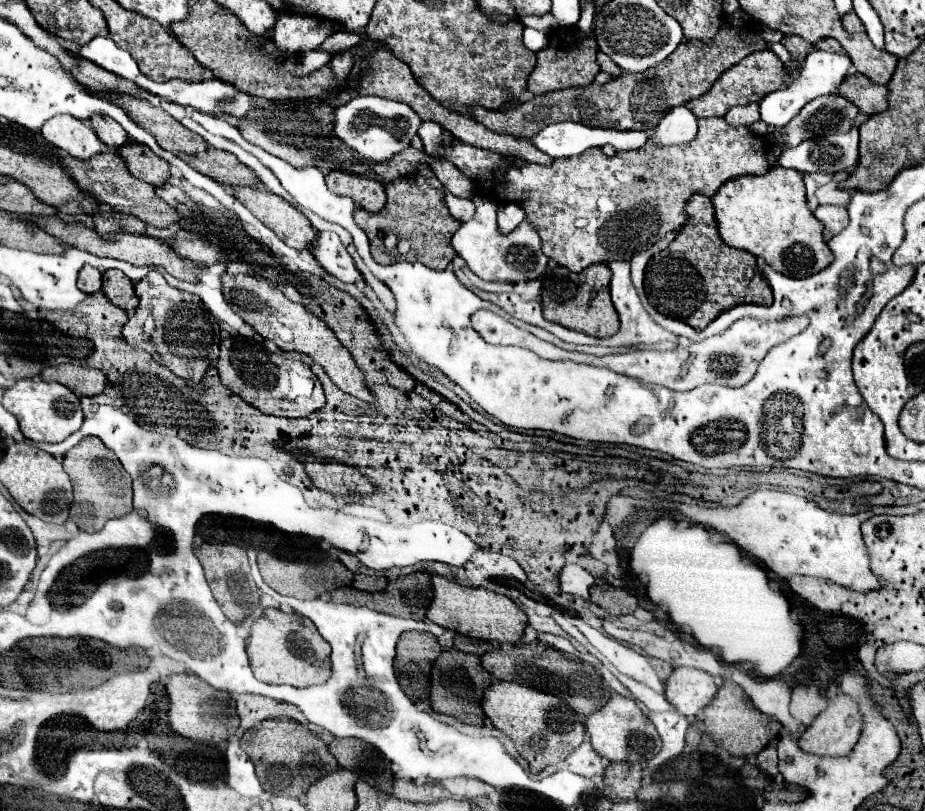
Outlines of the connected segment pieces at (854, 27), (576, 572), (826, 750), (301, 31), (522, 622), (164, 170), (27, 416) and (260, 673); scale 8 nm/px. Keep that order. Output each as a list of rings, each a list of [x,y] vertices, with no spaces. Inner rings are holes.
[[[848,12],[848,16],[842,16],[842,26],[846,32],[854,34],[854,32],[864,32],[864,26],[860,24],[858,16],[854,12]]]
[[[566,564],[560,572],[560,588],[566,594],[588,600],[588,588],[594,584],[594,576],[578,564]]]
[[[838,692],[836,696],[828,698],[826,710],[822,710],[814,718],[814,722],[808,726],[808,730],[800,736],[800,748],[820,756],[846,756],[858,742],[862,726],[864,726],[864,720],[862,720],[858,704],[848,694]]]
[[[280,14],[272,30],[272,38],[276,48],[300,54],[306,50],[316,50],[338,28],[338,24],[332,24],[332,20],[326,18]]]
[[[432,574],[432,586],[434,586],[434,600],[426,616],[434,624],[480,640],[498,640],[514,644],[522,638],[522,630],[526,626],[526,614],[510,598],[486,588],[462,586],[438,574]]]
[[[128,142],[126,148],[122,148],[118,154],[126,160],[130,172],[136,178],[150,182],[156,188],[164,186],[170,180],[170,164],[156,156],[148,146]]]
[[[24,378],[4,390],[4,408],[18,418],[22,434],[34,442],[62,442],[76,432],[84,420],[80,398],[70,388],[40,378]]]
[[[266,608],[264,614],[254,620],[246,654],[254,676],[262,682],[290,684],[296,688],[324,684],[330,676],[330,646],[316,632],[316,626],[302,614],[284,612],[278,608]]]

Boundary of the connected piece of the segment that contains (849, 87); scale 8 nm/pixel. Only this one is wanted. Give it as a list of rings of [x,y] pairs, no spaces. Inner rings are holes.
[[[850,74],[848,80],[840,84],[838,92],[856,104],[864,114],[878,114],[888,108],[888,88],[870,82],[862,74]]]

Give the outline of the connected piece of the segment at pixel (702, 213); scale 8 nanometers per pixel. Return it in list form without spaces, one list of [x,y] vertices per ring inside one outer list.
[[[696,194],[694,200],[686,206],[688,212],[688,224],[680,234],[674,238],[674,242],[662,250],[660,254],[652,256],[646,268],[646,276],[658,276],[662,280],[662,314],[668,314],[670,318],[678,318],[692,326],[694,330],[704,330],[718,314],[730,310],[738,304],[772,304],[772,290],[768,282],[762,278],[756,266],[756,258],[750,252],[730,248],[720,240],[718,224],[714,216],[714,204],[710,198]]]

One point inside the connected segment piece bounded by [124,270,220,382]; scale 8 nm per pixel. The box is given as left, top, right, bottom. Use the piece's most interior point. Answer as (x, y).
(185, 339)

